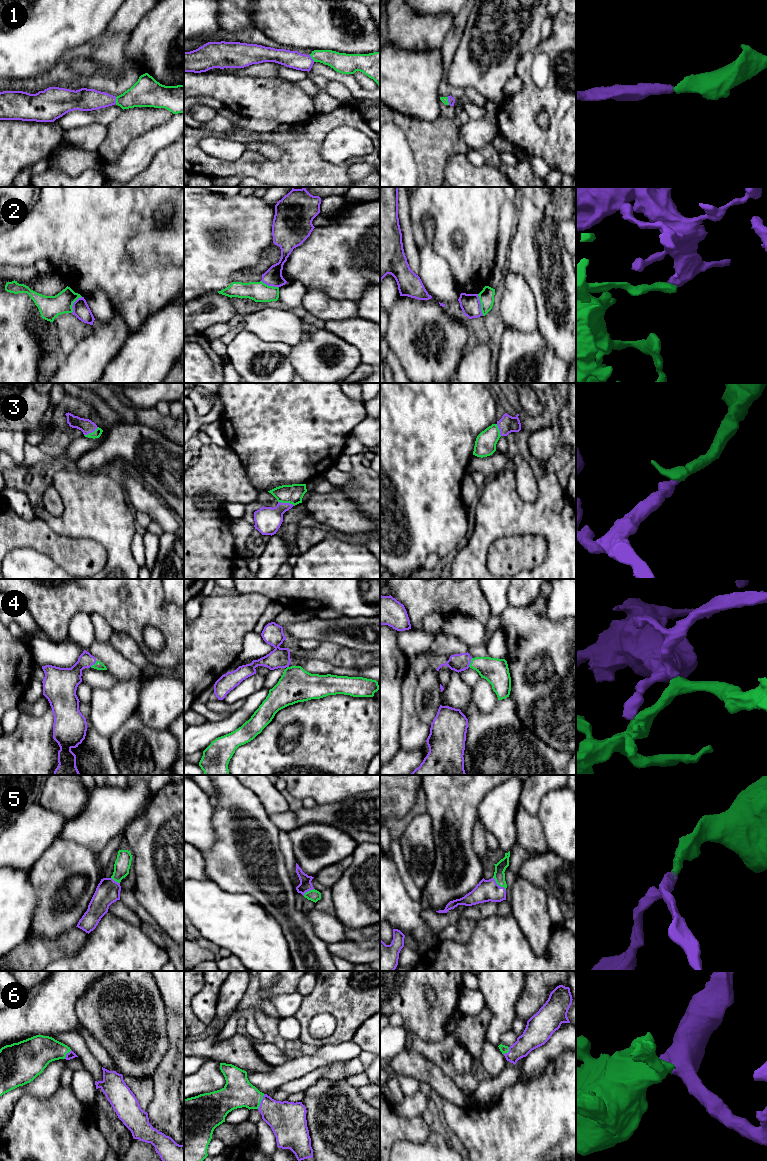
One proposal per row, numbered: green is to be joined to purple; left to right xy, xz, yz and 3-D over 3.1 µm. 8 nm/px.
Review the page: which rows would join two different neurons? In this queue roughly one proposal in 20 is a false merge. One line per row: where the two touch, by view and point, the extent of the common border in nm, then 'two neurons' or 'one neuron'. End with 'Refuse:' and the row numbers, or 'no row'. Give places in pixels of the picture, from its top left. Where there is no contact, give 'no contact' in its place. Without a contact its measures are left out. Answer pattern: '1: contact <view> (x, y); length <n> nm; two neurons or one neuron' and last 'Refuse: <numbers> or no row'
1: contact xy (115, 100); length 60 nm; one neuron
2: contact yz (480, 305); length 180 nm; one neuron
3: contact xz (286, 503); length 140 nm; one neuron
4: contact yz (470, 662); length 80 nm; one neuron
5: contact yz (498, 885); length 150 nm; one neuron
6: contact xz (261, 1101); length 130 nm; one neuron
Refuse: no row

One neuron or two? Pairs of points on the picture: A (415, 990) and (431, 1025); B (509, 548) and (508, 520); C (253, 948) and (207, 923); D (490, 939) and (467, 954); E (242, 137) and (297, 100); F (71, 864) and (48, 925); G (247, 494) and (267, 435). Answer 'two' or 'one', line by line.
A: one
B: two
C: one
D: one
E: two
F: one
G: two

